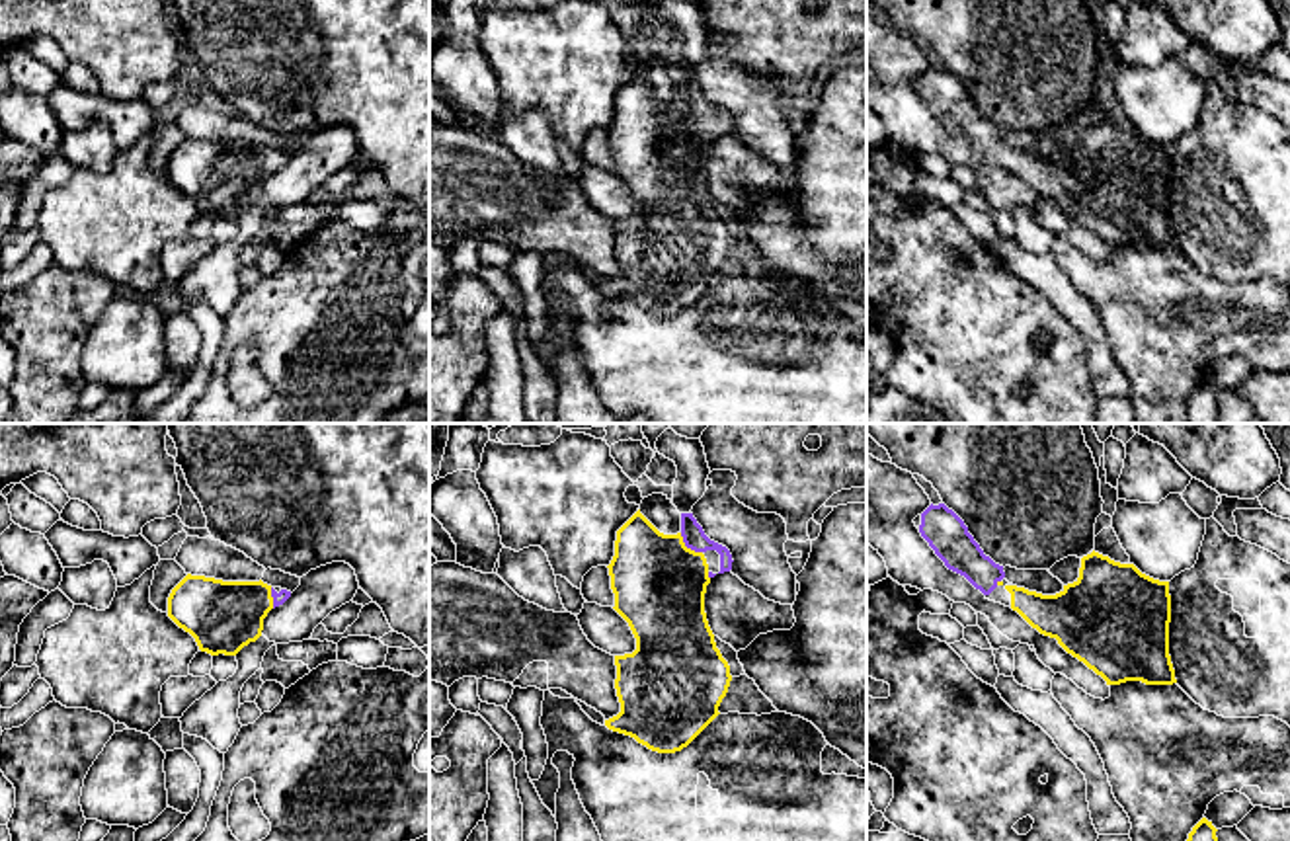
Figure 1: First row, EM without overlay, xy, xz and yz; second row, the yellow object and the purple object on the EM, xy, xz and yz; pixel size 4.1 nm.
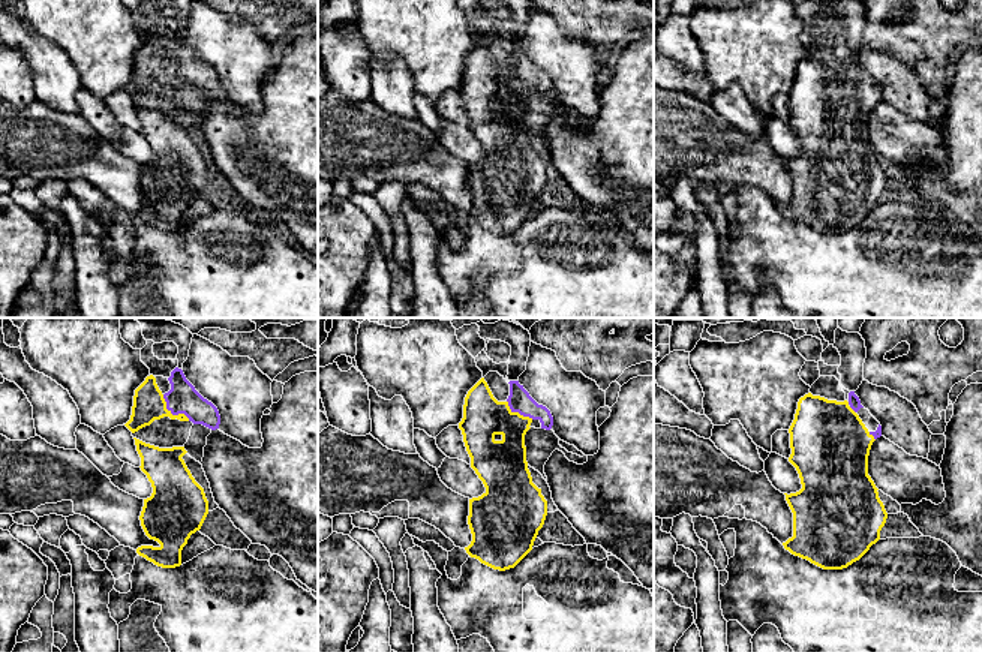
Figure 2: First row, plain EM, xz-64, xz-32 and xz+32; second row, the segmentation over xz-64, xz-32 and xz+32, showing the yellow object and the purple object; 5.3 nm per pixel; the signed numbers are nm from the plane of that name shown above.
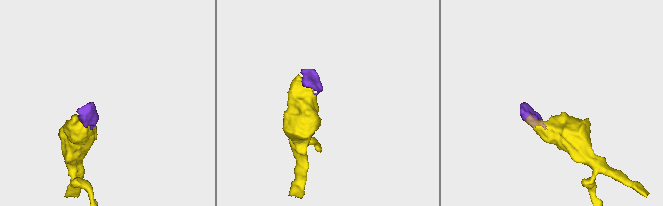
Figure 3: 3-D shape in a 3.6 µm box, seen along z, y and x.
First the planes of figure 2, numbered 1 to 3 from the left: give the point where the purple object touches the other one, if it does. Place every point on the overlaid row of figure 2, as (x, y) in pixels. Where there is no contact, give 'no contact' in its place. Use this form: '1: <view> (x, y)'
1: xz-64 (170, 412)
2: xz-32 (517, 412)
3: xz+32 (852, 409)

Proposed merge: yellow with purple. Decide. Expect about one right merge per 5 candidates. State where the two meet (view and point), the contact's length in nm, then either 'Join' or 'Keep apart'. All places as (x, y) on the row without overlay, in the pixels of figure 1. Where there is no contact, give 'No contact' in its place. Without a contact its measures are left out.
Touches yellow at xz (685, 110). Shared border 130 nm. Join

